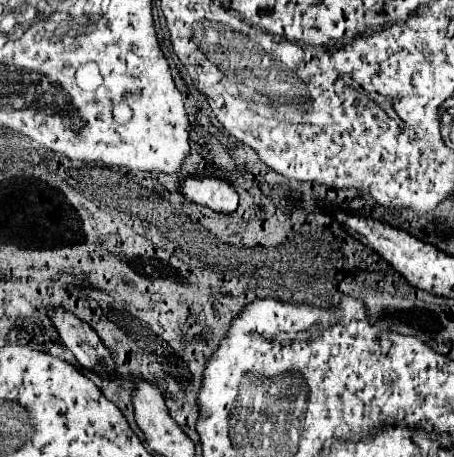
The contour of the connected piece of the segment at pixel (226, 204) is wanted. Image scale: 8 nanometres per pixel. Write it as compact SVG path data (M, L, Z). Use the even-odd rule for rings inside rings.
M187 176L179 182L179 190L187 202L207 206L223 214L235 212L239 204L239 196L231 182L215 176Z

